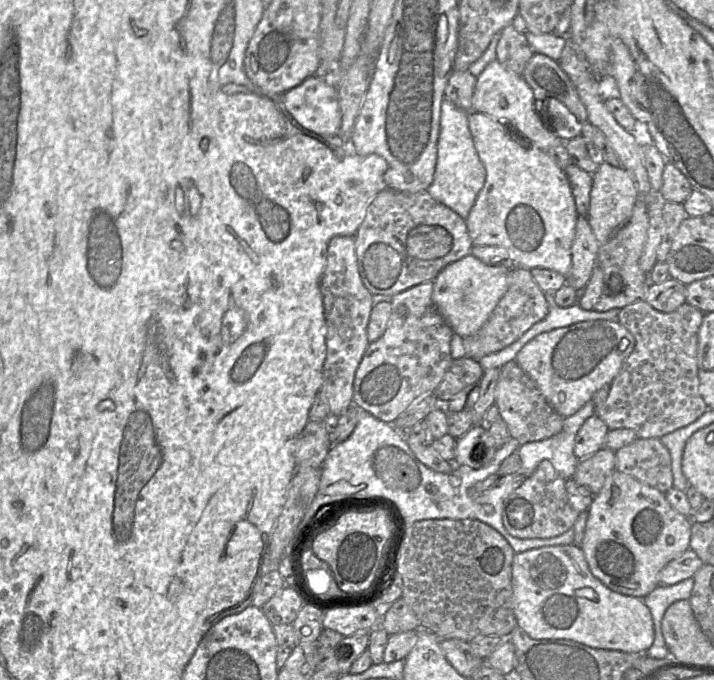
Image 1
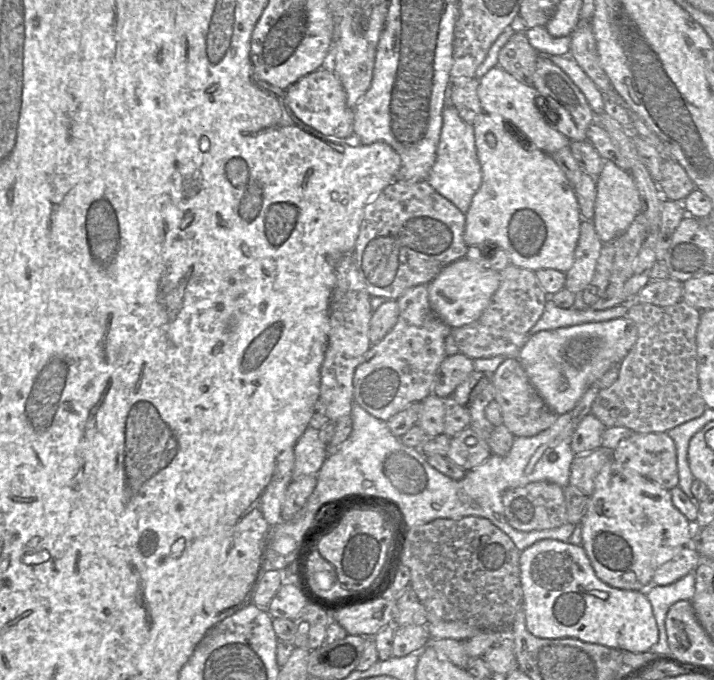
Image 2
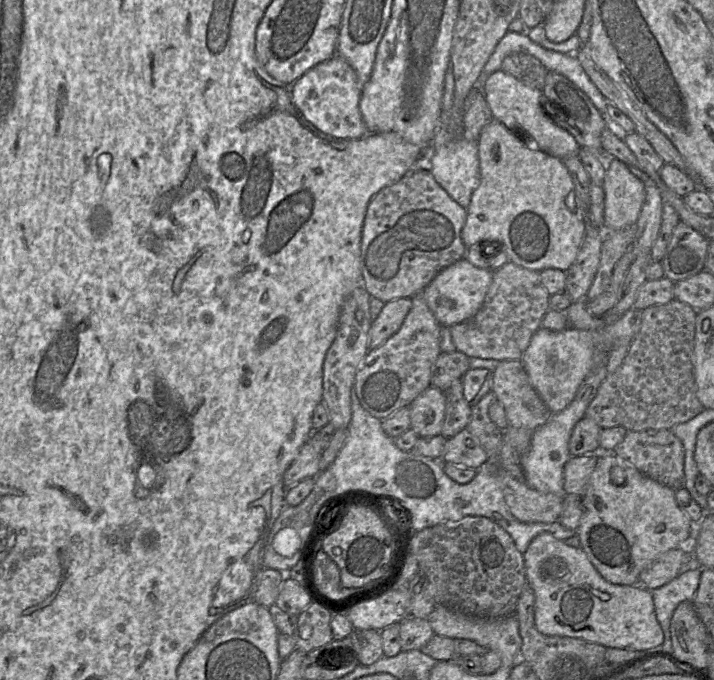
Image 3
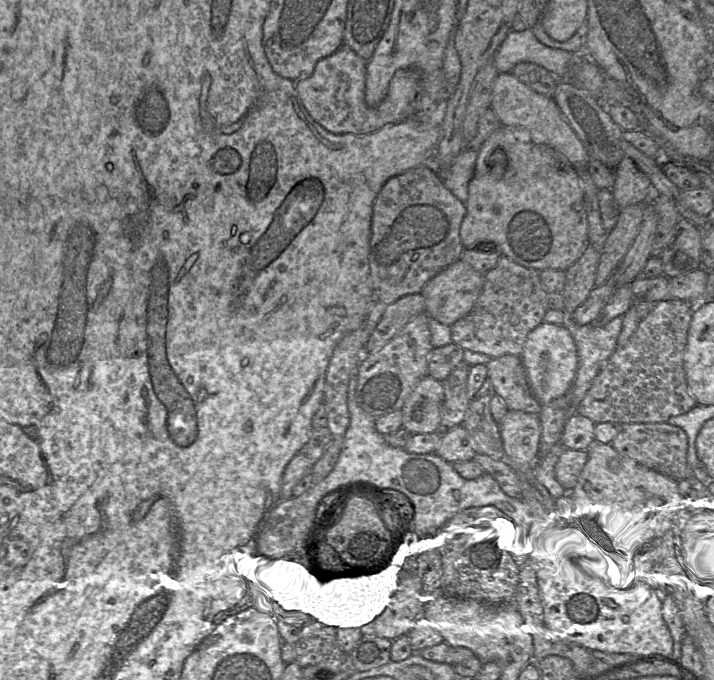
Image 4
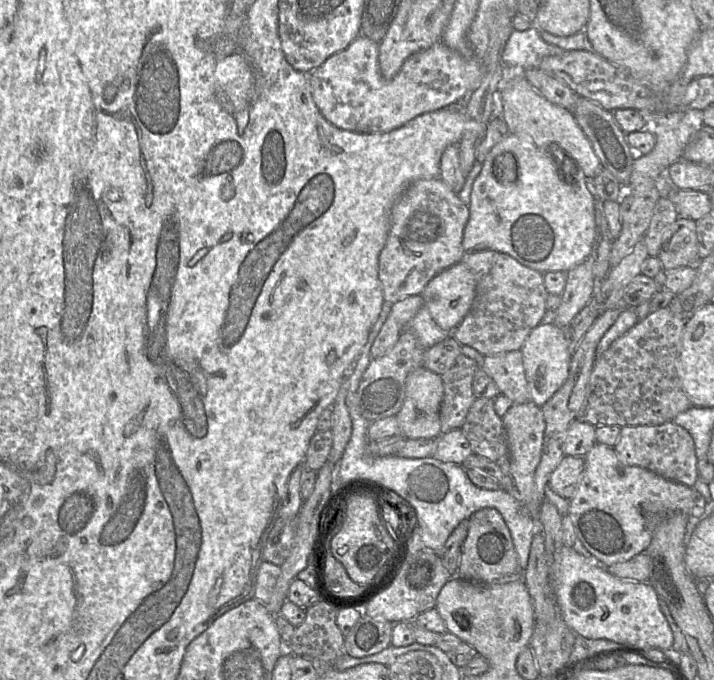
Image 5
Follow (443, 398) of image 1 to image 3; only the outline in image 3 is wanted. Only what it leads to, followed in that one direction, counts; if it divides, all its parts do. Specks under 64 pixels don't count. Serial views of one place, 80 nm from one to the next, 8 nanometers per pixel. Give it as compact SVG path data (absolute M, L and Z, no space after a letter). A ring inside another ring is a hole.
M441 352L437 357L434 364L432 375L431 375L431 385L445 391L449 388L452 382L456 379L462 378L462 376L470 369L469 357L462 352Z

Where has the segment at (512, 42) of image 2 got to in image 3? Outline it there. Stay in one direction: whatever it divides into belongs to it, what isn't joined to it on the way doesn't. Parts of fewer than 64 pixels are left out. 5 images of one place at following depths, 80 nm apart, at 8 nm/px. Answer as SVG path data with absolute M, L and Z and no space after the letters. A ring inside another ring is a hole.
M523 52L507 55L502 61L501 69L524 85L540 91L544 88L548 72L536 57Z

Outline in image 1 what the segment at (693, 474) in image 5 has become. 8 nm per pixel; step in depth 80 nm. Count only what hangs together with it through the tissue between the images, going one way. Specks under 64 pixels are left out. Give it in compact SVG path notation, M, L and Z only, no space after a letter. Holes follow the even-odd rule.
M637 438L615 452L616 470L666 494L673 488L671 455L659 438Z

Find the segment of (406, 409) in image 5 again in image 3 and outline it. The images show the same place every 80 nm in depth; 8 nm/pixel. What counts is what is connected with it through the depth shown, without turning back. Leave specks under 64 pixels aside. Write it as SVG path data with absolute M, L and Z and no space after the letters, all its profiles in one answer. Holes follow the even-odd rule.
M430 385L408 406L411 429L419 437L440 435L445 417L444 392Z

